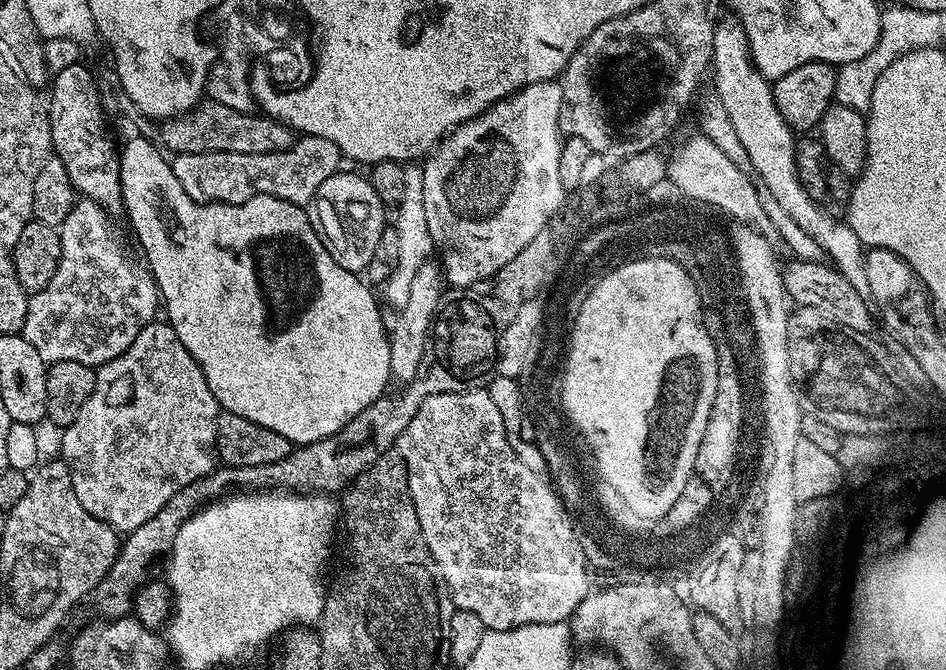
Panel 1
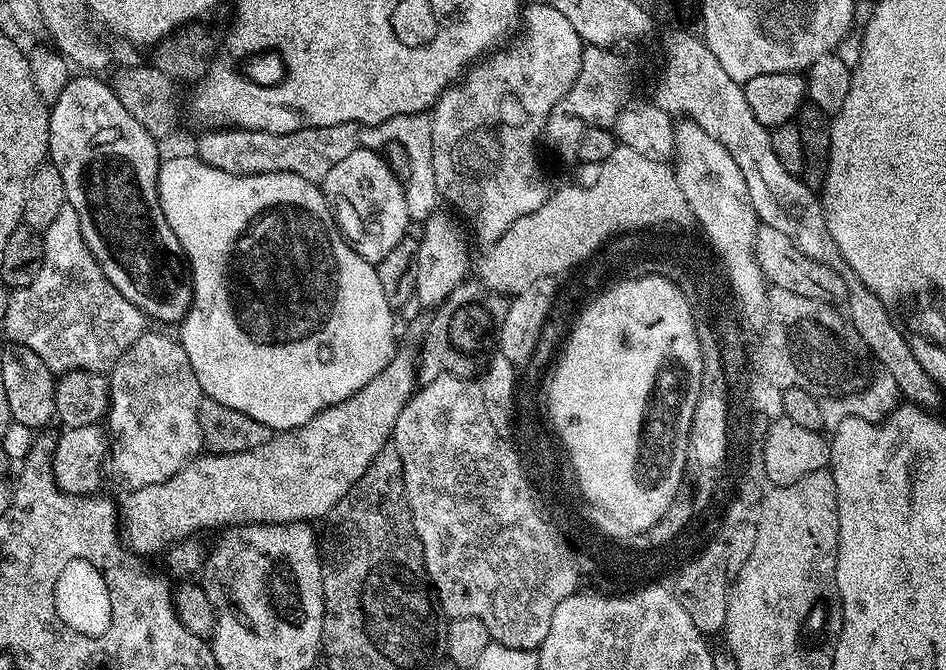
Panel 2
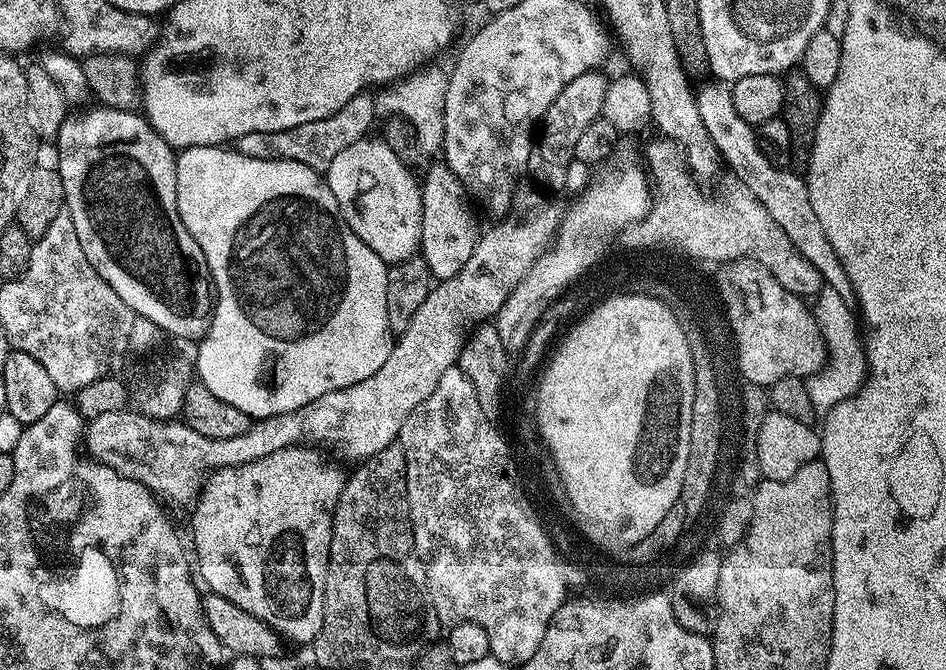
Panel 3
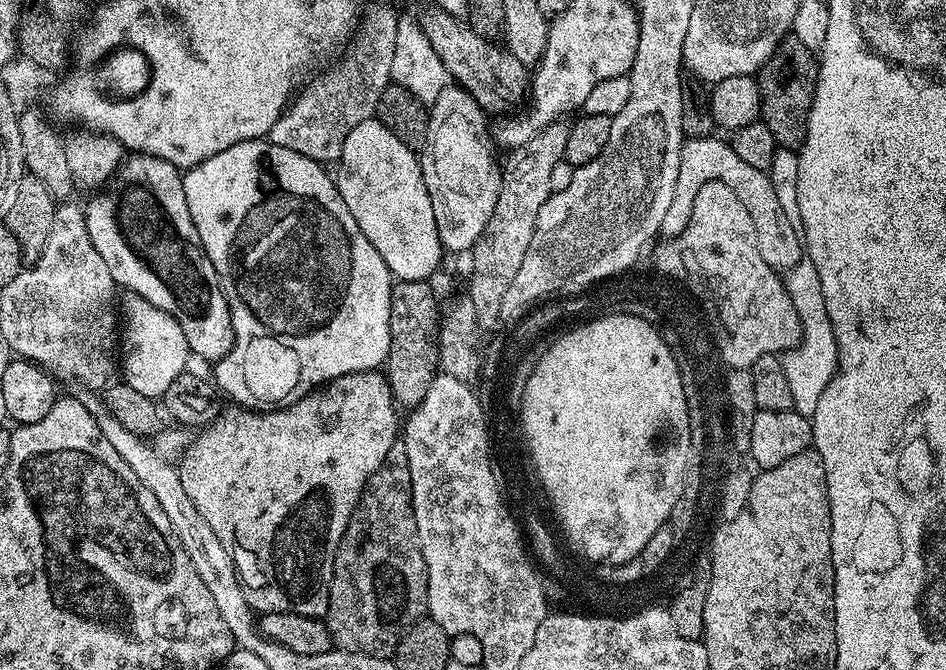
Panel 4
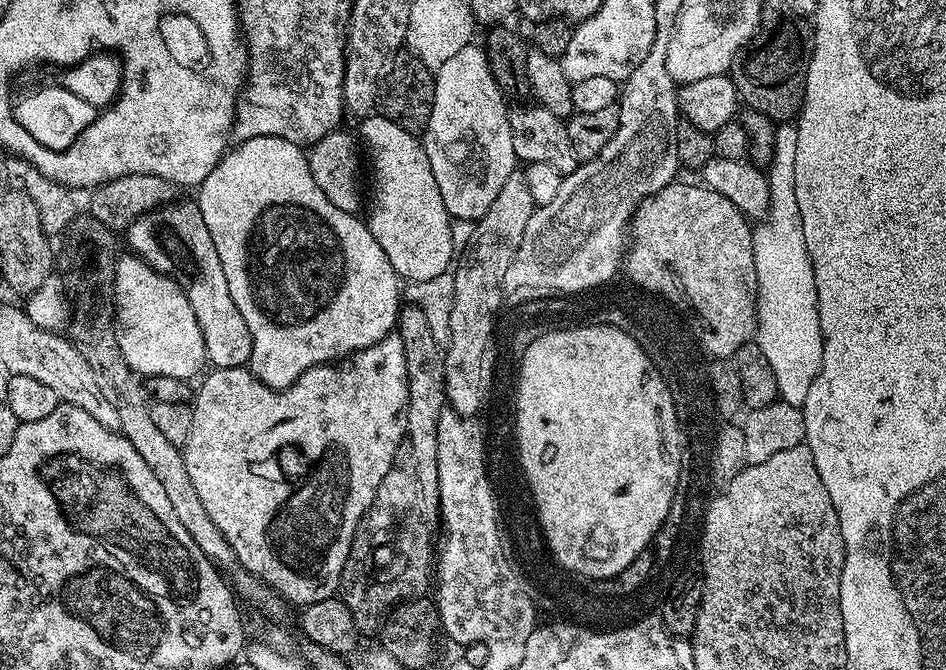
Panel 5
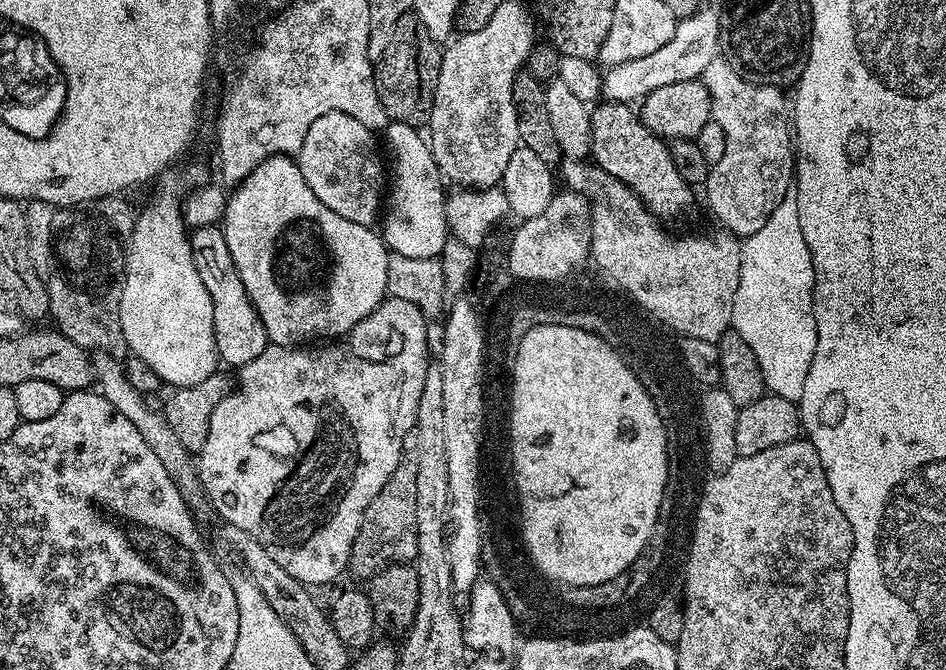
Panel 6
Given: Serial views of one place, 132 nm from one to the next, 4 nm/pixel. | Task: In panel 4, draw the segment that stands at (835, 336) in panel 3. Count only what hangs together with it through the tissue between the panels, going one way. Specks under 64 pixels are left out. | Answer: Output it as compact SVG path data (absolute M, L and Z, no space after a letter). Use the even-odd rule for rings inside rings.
M801 262L787 269L782 281L790 294L794 310L798 310L801 330L796 347L789 348L780 356L782 371L786 374L786 383L790 385L793 409L811 418L818 406L818 398L822 398L822 390L830 386L830 378L834 378L836 373L838 346L834 342L834 330L826 314L826 298L822 298L822 282L818 282L818 270L814 270L812 264Z

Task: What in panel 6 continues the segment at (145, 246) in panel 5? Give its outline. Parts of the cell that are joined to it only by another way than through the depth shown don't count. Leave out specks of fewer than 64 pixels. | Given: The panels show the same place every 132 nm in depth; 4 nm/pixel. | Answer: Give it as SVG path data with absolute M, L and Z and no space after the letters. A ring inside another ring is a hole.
M216 226L197 228L190 239L194 266L198 266L198 274L210 293L210 302L214 302L214 336L219 363L233 364L233 369L238 370L246 362L254 362L254 358L268 348L270 341L266 326L262 326L262 318L246 294L246 286L242 286L242 278L238 278L238 270L234 266L234 258L230 258L230 246L226 246L223 231Z

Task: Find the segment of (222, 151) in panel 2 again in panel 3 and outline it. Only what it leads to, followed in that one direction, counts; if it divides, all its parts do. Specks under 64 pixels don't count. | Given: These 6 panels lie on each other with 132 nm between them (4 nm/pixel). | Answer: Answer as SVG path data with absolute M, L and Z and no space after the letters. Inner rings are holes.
M359 94L350 98L350 102L346 102L346 106L342 106L342 110L330 118L302 122L302 126L294 126L290 130L246 134L241 140L235 141L234 148L250 158L302 162L302 166L310 166L315 172L324 174L341 150L346 150L346 146L354 146L354 142L365 139L371 133L368 131L377 120L375 99L368 94Z

